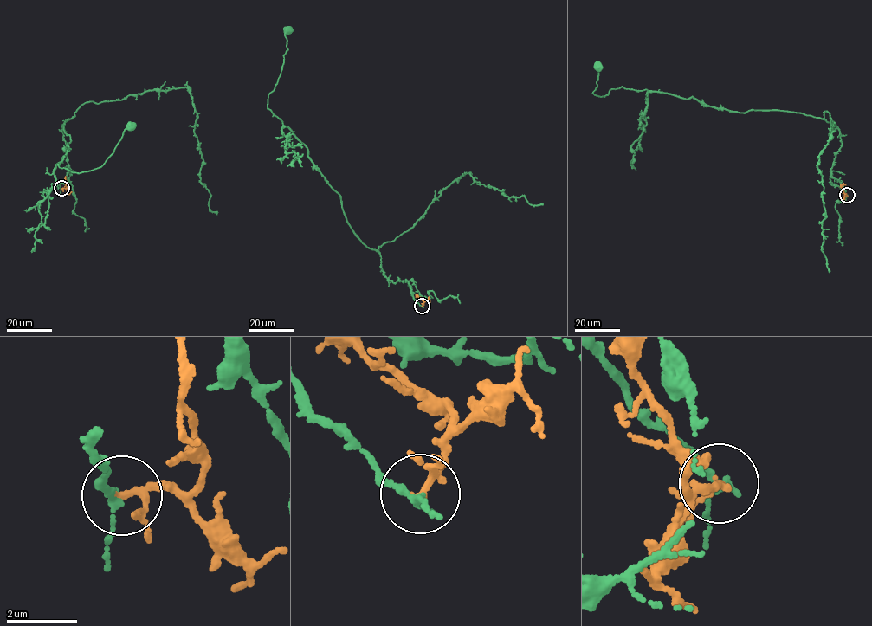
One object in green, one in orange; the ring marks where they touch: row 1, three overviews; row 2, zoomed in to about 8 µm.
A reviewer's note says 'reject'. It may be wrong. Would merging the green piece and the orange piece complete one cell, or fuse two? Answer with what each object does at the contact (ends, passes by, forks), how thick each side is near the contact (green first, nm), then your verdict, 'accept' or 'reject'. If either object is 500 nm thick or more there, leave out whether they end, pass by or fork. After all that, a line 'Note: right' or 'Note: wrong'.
green passes by | orange passes by | 190/150 nm | reject
Note: right

